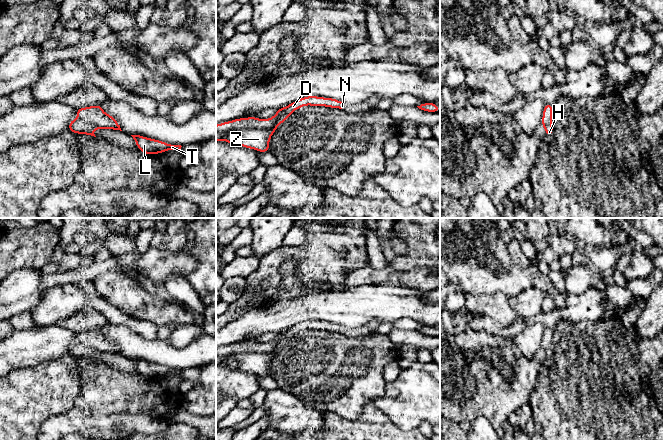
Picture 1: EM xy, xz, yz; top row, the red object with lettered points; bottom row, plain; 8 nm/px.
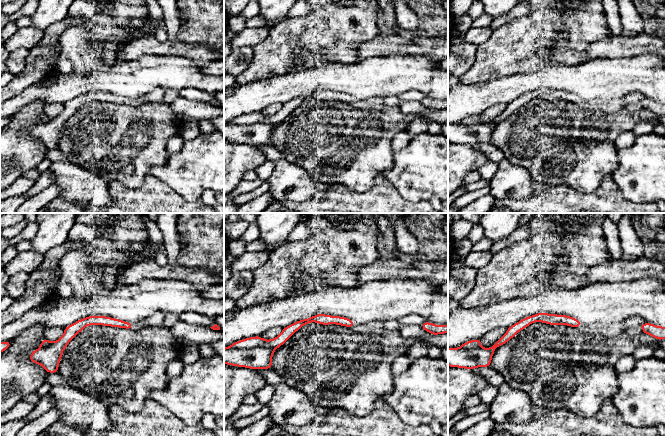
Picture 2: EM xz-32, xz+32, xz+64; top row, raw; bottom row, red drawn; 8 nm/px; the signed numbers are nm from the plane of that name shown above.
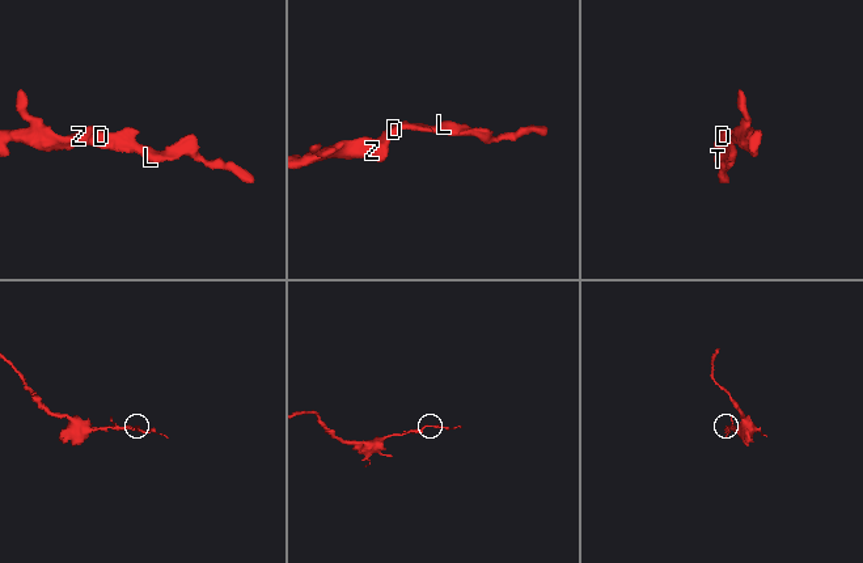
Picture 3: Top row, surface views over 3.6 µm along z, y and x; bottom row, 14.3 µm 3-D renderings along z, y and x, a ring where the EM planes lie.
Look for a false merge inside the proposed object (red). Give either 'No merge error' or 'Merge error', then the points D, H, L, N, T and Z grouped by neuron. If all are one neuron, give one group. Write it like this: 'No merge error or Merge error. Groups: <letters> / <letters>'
No merge error. Groups: D H L N T Z

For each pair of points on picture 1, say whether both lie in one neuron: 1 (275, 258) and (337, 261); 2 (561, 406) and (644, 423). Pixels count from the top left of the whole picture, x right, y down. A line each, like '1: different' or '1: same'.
1: same
2: same

